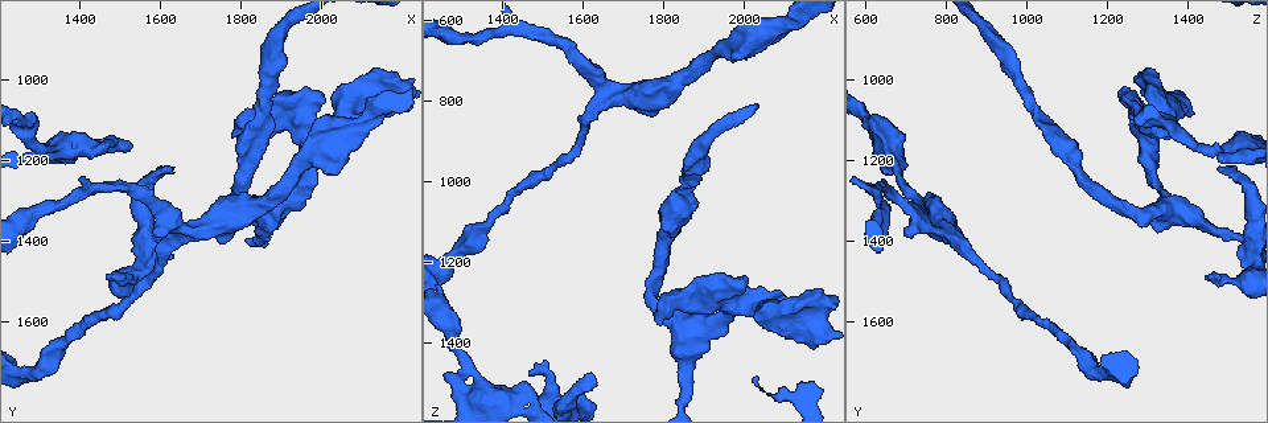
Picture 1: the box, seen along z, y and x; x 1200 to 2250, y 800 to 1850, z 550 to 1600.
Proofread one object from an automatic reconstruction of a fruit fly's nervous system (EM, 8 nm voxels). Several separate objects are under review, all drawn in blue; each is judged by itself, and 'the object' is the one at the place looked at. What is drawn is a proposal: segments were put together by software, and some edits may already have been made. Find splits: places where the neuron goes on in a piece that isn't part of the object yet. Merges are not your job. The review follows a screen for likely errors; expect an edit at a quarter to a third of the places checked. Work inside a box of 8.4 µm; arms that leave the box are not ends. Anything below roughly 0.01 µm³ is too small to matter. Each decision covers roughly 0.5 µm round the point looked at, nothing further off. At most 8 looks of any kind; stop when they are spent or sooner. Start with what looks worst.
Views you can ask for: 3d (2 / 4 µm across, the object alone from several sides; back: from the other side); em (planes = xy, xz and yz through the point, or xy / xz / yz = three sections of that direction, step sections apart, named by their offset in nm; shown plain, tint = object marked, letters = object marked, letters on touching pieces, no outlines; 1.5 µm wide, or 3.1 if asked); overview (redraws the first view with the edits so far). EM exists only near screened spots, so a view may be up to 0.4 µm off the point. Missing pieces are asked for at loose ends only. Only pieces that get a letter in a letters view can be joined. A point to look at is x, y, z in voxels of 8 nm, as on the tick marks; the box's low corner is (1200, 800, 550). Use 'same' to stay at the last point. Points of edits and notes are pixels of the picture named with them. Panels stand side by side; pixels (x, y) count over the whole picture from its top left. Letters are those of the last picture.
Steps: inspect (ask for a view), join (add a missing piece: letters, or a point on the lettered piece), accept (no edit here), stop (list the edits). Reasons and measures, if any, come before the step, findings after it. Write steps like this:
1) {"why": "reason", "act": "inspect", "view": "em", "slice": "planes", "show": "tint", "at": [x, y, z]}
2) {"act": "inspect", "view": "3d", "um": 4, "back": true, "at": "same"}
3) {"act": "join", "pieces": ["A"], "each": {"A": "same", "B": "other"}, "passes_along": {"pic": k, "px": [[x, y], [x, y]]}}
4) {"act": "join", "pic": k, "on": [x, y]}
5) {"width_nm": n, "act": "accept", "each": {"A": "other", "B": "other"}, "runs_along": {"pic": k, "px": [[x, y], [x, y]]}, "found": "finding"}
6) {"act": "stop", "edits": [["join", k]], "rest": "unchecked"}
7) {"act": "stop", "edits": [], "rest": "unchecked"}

{"why": "thick end", "act": "inspect", "view": "3d", "um": 2, "at": [1475, 1150, 1520]}

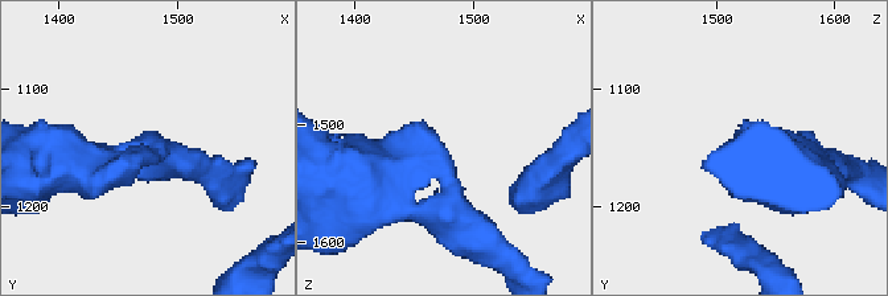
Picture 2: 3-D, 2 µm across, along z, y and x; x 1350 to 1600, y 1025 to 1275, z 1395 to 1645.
{"act": "inspect", "view": "em", "slice": "yz", "step": 4, "show": "tint", "at": [1478, 1156, 1522]}

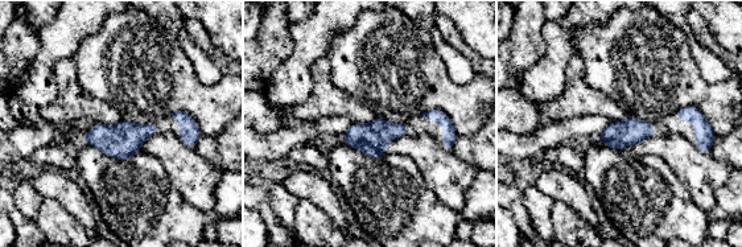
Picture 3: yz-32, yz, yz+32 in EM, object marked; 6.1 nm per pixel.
{"act": "inspect", "view": "em", "slice": "planes", "show": "letters", "at": "same"}

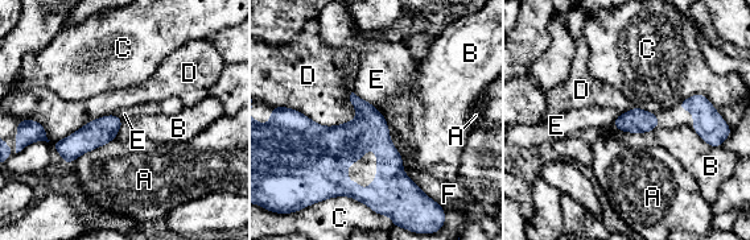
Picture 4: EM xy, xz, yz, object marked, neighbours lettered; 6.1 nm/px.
{"longest_contact_nm": ["D", 400], "act": "accept", "each": {"A": "other", "B": "other", "C": "other", "D": "other", "E": "other", "F": "other"}, "runs_along": {"pic": 4, "px": [[305, 125], [373, 140], [416, 190]]}, "found": "none of them fits"}

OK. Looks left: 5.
{"why": "free end", "act": "inspect", "view": "3d", "um": 4, "at": [1795, 1130, 1350]}

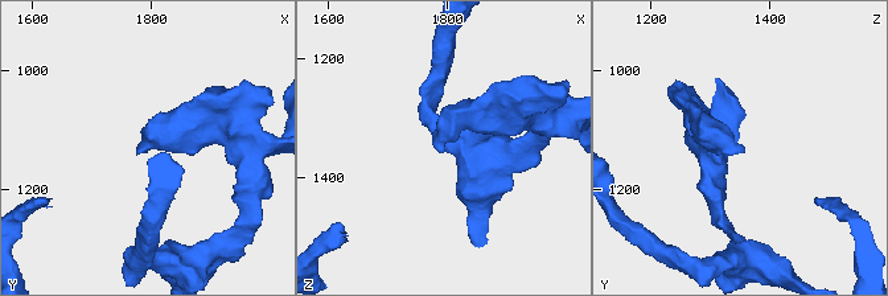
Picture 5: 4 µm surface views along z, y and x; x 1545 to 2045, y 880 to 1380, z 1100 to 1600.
{"act": "inspect", "view": "em", "slice": "planes", "show": "letters", "at": [1795, 1130, 1355]}

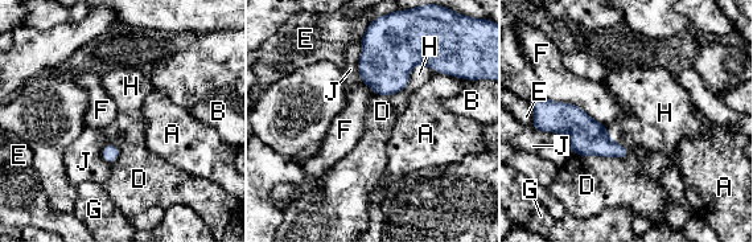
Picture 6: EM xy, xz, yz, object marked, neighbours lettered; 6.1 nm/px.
{"act": "accept", "each": {"A": "other", "B": "other", "D": "other", "E": "other", "F": "other", "G": "other", "H": "other", "J": "other"}, "border": {"pic": 6, "px": [[629, 150], [625, 158], [570, 152]]}, "found": "no lettered piece goes on from it"}

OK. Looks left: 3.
{"why": "free end", "act": "inspect", "view": "3d", "um": 2, "at": [1595, 1385, 695]}

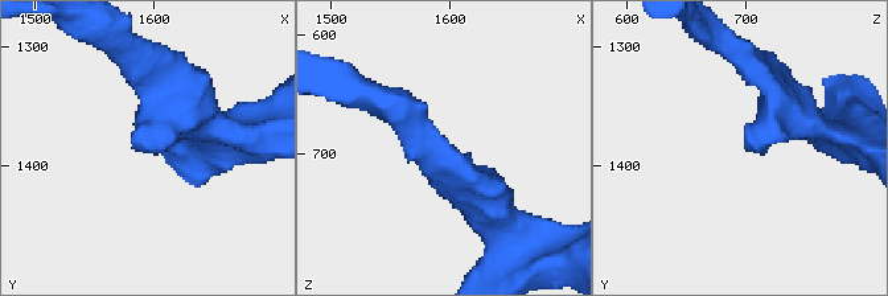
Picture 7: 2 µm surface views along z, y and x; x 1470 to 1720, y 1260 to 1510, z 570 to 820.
{"act": "inspect", "view": "em", "slice": "yz", "step": 4, "show": "letters", "at": [1588, 1378, 700]}

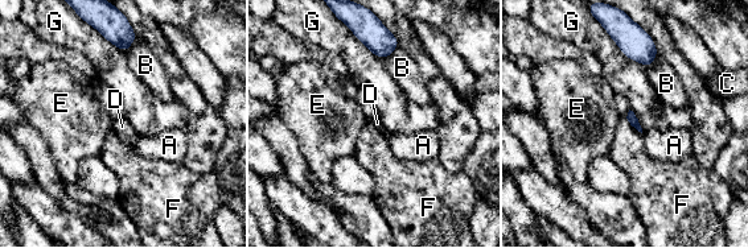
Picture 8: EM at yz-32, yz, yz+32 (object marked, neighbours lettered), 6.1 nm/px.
{"longest_contact_nm": ["G", 300], "act": "accept", "each": {"A": "other", "B": "other", "C": "other", "D": "other", "E": "other", "F": "other", "G": "other"}, "found": "no lettered piece goes on from it"}

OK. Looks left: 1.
{"act": "stop", "edits": [], "rest": "unchecked"}

